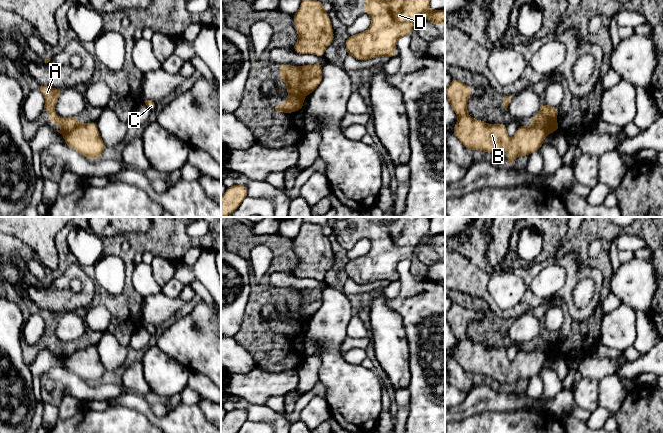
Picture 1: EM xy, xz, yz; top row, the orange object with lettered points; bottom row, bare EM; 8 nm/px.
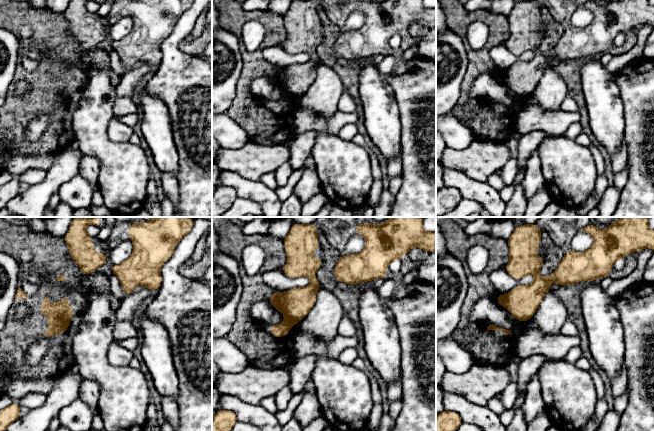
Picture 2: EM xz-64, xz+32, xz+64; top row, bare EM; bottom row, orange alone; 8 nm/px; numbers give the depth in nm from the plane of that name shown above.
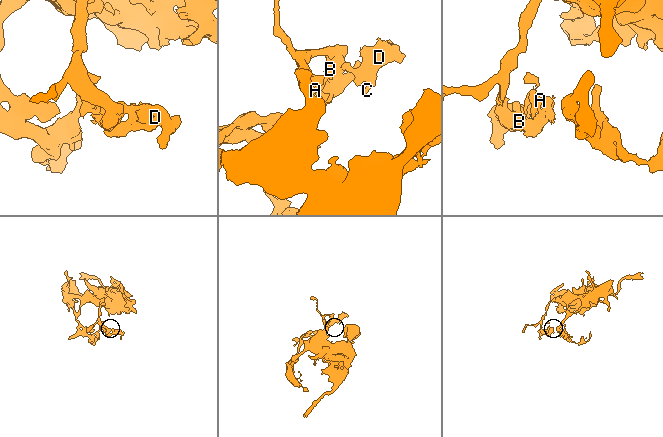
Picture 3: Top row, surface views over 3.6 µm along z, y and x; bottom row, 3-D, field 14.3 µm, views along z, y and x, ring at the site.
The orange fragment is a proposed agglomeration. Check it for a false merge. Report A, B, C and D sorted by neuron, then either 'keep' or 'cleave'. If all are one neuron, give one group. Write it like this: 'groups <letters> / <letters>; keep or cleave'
groups A / B C D; cleave

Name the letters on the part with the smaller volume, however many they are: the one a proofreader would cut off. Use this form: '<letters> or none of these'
A

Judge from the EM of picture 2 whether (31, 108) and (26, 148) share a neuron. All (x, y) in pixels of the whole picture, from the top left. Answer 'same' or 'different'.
same

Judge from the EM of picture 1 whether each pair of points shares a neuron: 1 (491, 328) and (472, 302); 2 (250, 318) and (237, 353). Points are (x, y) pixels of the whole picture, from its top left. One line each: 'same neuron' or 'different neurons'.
1: same neuron
2: different neurons

